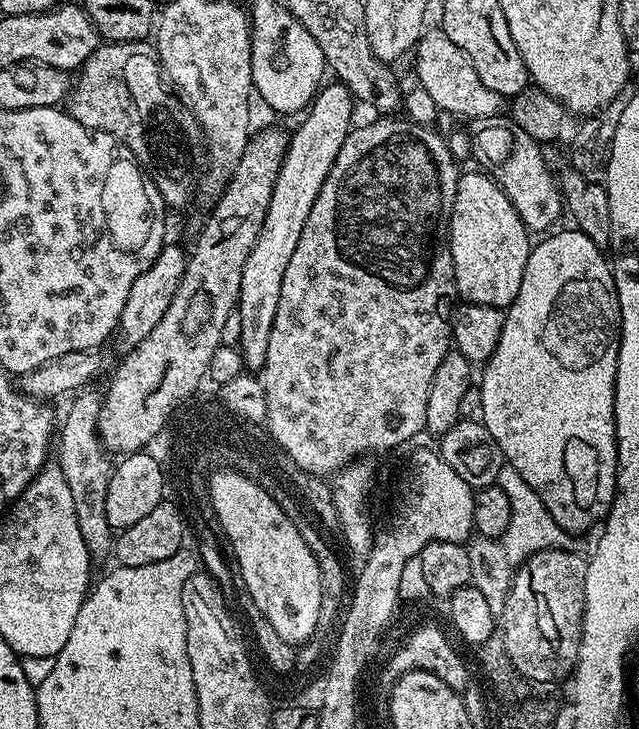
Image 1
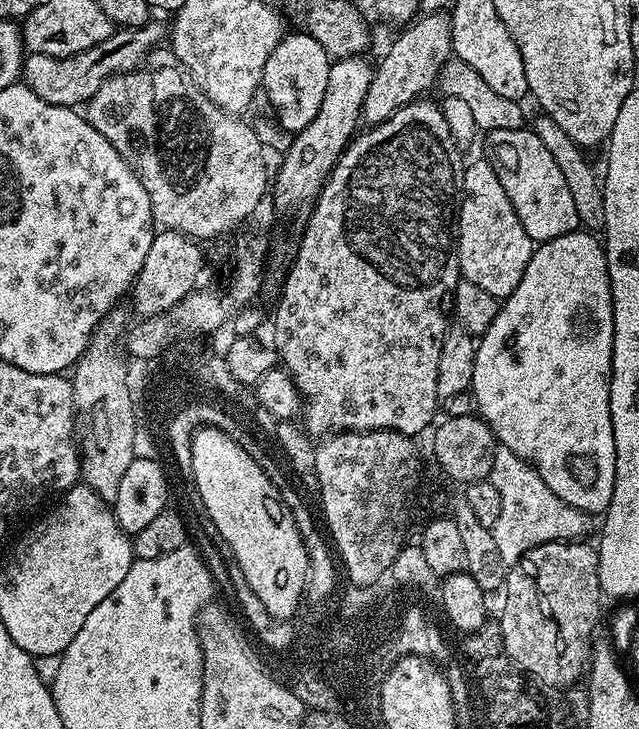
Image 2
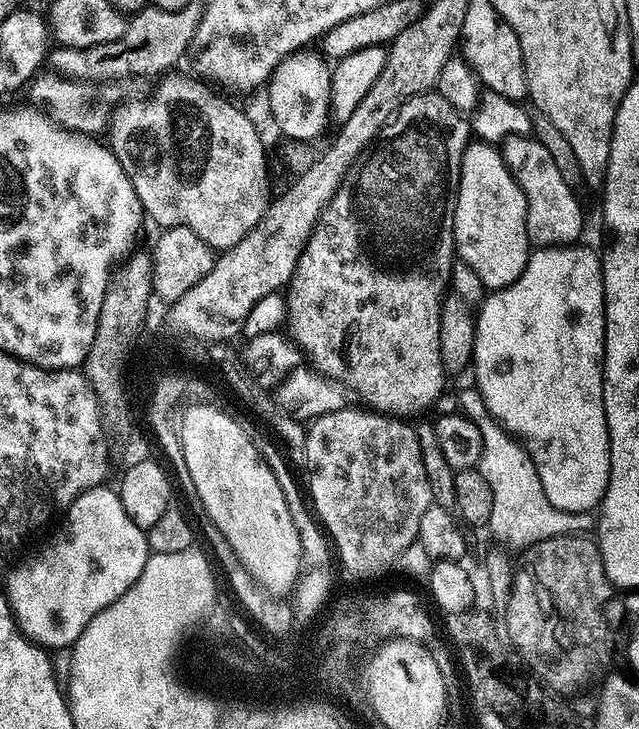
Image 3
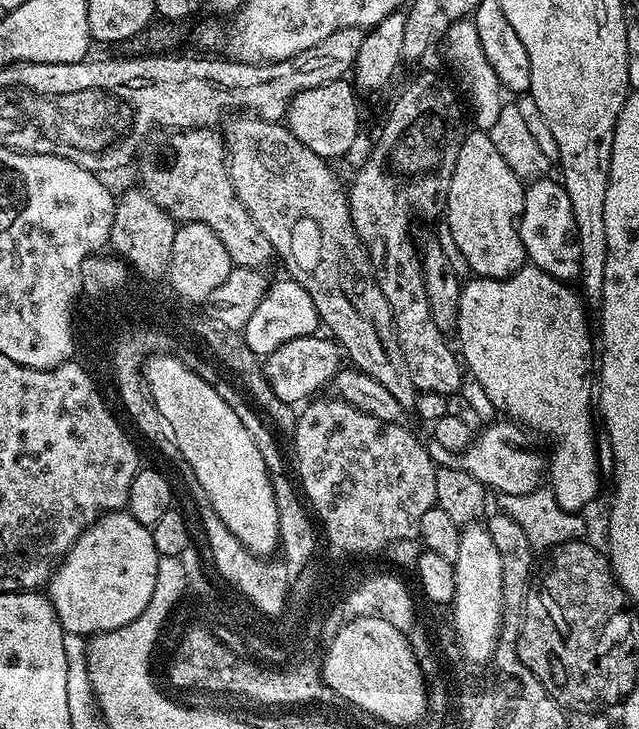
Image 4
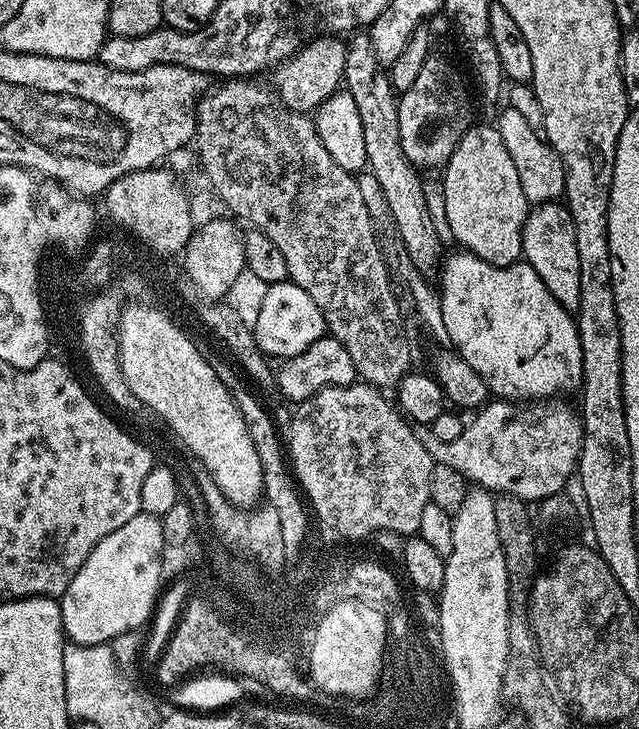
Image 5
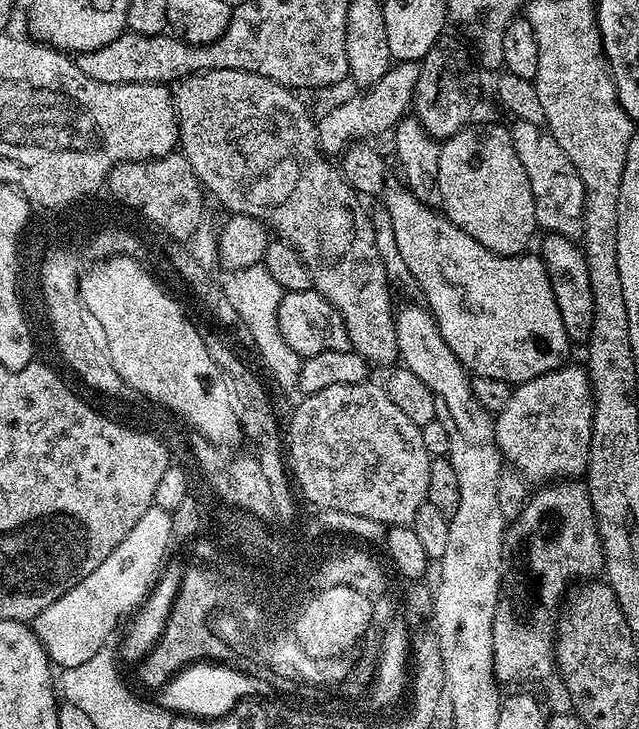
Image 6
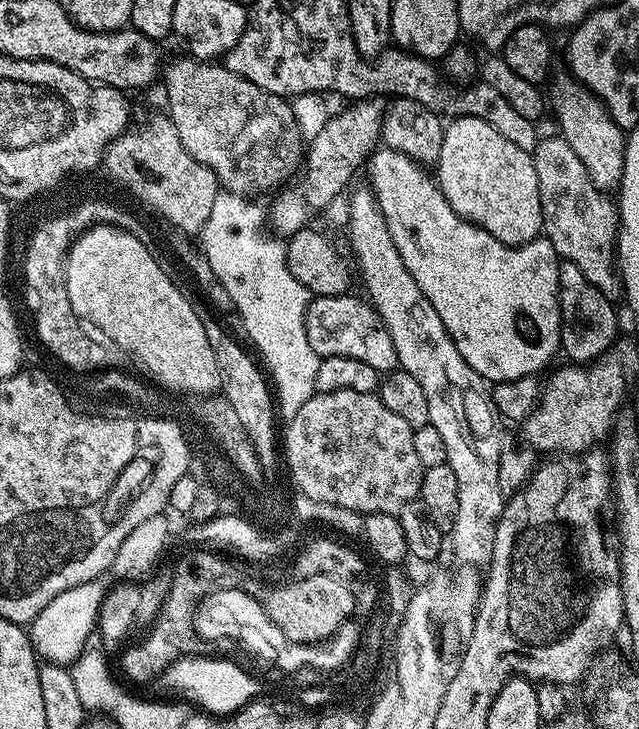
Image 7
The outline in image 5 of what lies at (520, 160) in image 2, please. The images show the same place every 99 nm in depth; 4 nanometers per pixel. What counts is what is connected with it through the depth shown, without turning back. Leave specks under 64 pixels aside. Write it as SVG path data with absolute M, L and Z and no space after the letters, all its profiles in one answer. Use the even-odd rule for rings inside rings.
M563 203L538 204L529 211L524 229L522 230L522 256L526 263L531 266L538 278L546 282L546 290L558 298L558 302L565 310L575 314L580 305L580 271L578 270L578 246L574 238L574 222L572 215L568 213Z

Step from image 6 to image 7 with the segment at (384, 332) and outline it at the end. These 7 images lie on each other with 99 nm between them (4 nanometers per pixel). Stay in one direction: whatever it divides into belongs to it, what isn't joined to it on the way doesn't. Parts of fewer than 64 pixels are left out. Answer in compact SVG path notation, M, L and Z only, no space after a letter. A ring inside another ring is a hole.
M187 59L180 60L169 68L167 65L162 72L164 92L168 95L166 114L172 119L182 146L186 146L194 159L214 173L225 192L252 198L257 195L255 192L264 192L267 188L279 189L285 182L291 181L302 164L302 144L300 148L301 141L298 139L291 103L283 96L268 92L255 79L247 80L246 77L223 68L220 65L223 63Z

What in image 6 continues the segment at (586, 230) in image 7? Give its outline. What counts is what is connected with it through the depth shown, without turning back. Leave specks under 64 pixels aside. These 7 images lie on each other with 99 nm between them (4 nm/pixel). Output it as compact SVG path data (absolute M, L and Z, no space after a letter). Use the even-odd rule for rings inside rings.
M516 120L511 125L514 150L518 150L518 159L526 169L526 178L530 178L530 190L534 194L537 225L545 233L569 238L580 238L584 234L584 187L582 178L578 178L578 170L574 170L574 162L566 158L566 150L558 146L558 142L541 125Z

